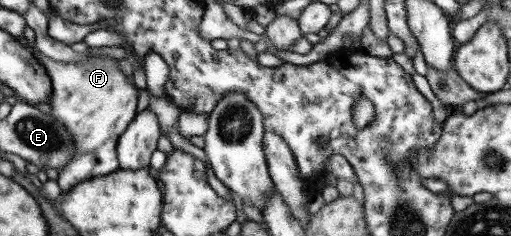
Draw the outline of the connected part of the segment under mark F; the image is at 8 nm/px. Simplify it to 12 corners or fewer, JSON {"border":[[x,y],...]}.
{"border":[[22,35],[51,82],[49,117],[73,155],[60,192],[118,169],[116,141],[135,117],[118,61],[57,62]]}

